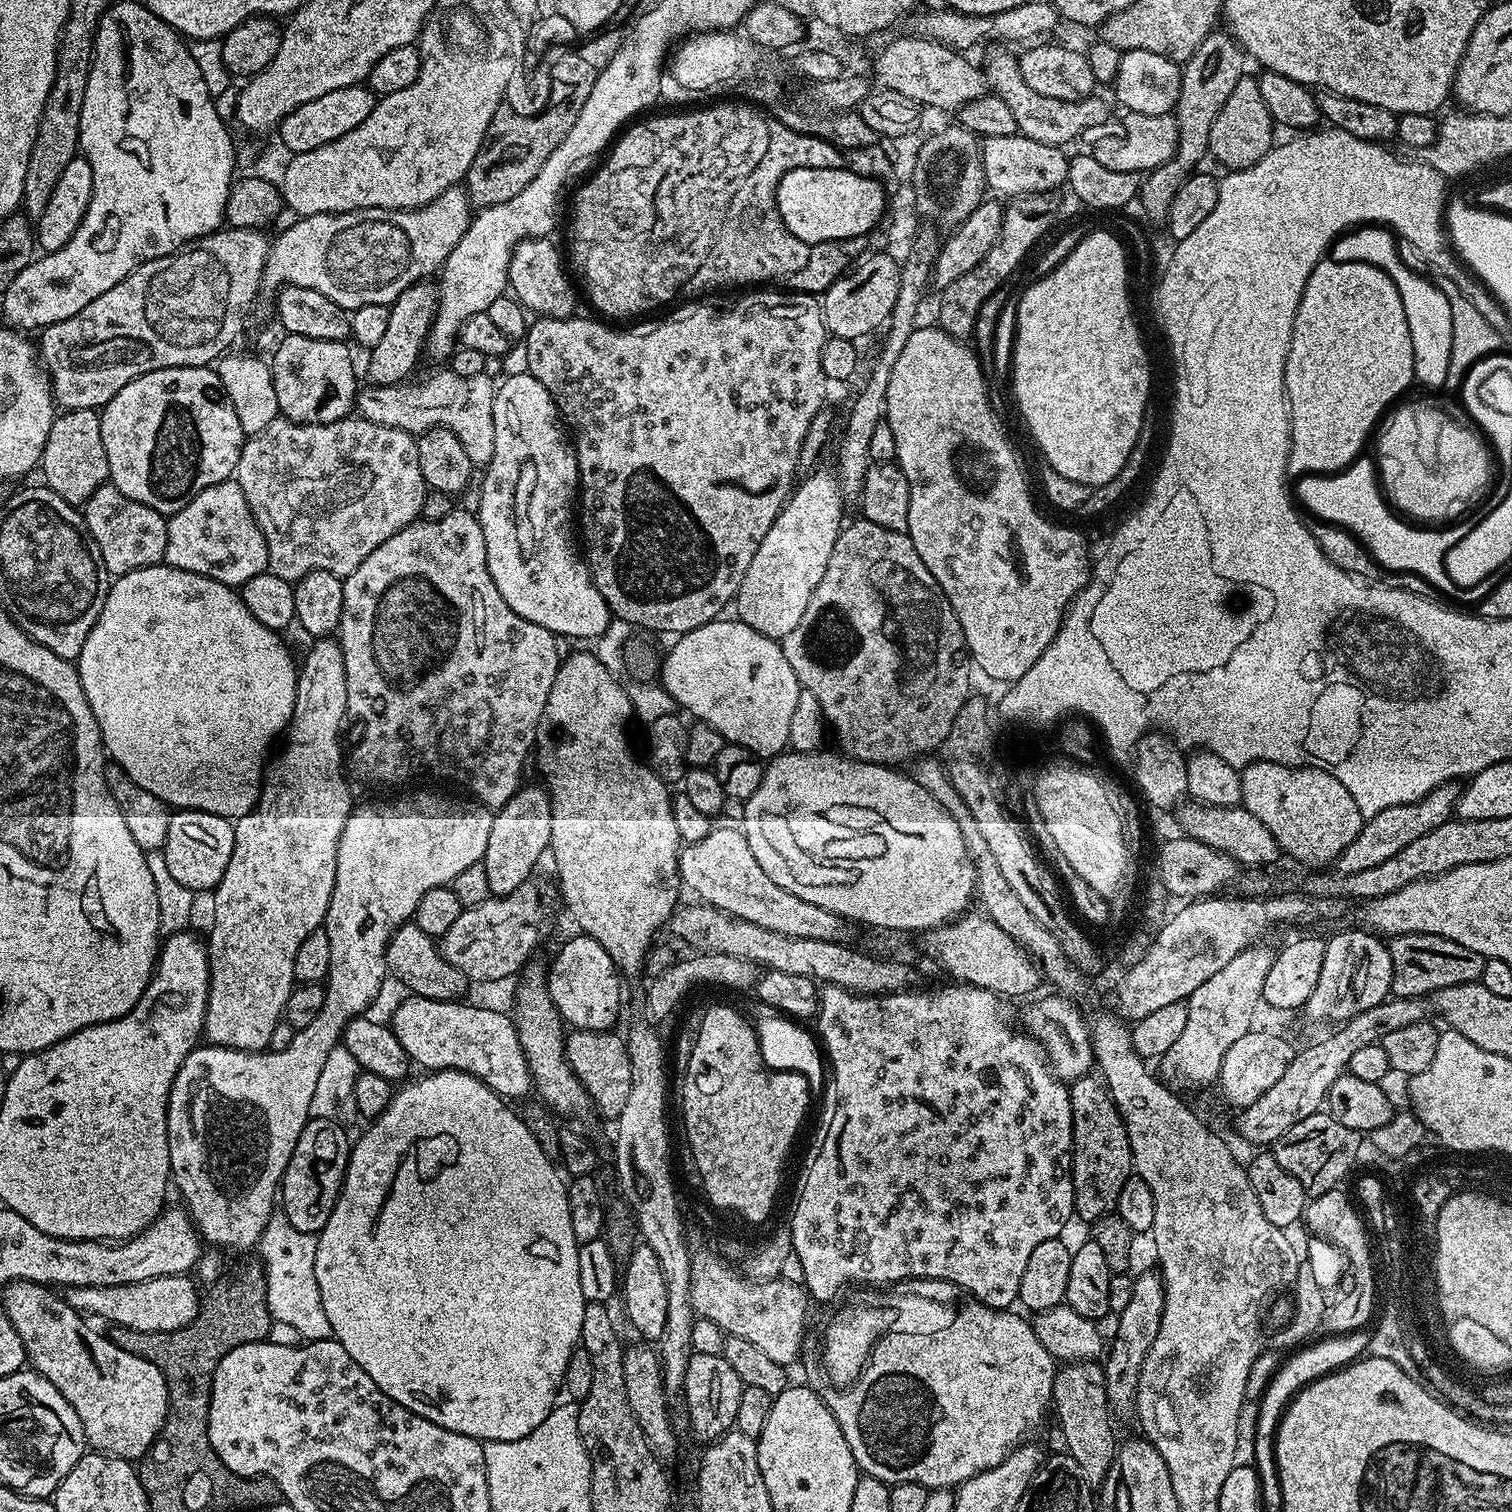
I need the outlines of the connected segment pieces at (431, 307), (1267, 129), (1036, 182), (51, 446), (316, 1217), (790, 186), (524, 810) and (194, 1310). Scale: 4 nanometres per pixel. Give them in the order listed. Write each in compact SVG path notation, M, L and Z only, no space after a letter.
M421 282L411 284L402 294L398 294L396 301L390 305L390 322L386 325L383 337L367 353L368 356L368 380L369 385L381 388L391 384L402 384L409 379L416 358L425 347L428 336L428 327L432 325L432 319L436 313L436 298L438 288L435 283Z
M1246 74L1234 86L1230 93L1230 98L1218 110L1218 118L1214 118L1214 126L1210 126L1210 142L1208 151L1211 159L1217 165L1223 166L1228 170L1239 170L1254 166L1271 148L1274 147L1272 140L1272 128L1274 121L1270 110L1266 110L1266 102L1262 102L1262 90L1260 89L1259 79Z
M1019 134L1006 138L985 136L980 146L984 183L991 191L993 188L994 191L1001 192L996 194L1001 197L1008 196L1007 198L1044 194L1049 191L1047 188L1063 189L1068 179L1069 161L1064 152L1063 147L1034 142L1034 138L1026 138Z
M95 408L61 411L50 426L38 468L44 471L43 483L46 487L73 506L83 506L94 490L109 483L106 446L102 446L100 412Z
M309 1119L294 1146L294 1154L290 1154L290 1162L280 1181L278 1200L282 1213L297 1230L313 1234L321 1232L338 1202L350 1151L350 1136L348 1140L344 1128L343 1123L335 1120Z
M847 166L842 168L798 168L793 167L780 180L775 181L774 203L778 206L778 214L794 234L794 238L802 238L810 246L827 246L837 240L849 240L855 236L868 236L871 228L883 221L886 216L886 196L884 200L884 188L879 184L875 175L863 176L850 171Z
M525 783L500 808L495 809L490 826L490 839L482 863L490 881L492 896L505 896L527 880L533 879L540 855L552 843L552 797L547 787Z
M185 1274L150 1278L146 1282L134 1282L126 1286L69 1288L66 1299L76 1312L89 1317L101 1316L109 1320L112 1326L133 1328L139 1332L173 1332L189 1324L200 1313L202 1296L196 1293L196 1288L197 1281Z

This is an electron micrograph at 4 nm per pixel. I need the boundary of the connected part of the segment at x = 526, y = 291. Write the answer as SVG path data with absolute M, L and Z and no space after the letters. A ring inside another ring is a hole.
M533 238L524 240L516 247L510 258L508 288L511 295L515 296L529 313L535 314L537 317L562 318L563 316L573 315L577 311L576 296L572 293L573 281L566 271L561 249L559 252L551 244L552 242L548 238ZM564 268L566 273L564 273ZM567 275L570 281L568 281Z

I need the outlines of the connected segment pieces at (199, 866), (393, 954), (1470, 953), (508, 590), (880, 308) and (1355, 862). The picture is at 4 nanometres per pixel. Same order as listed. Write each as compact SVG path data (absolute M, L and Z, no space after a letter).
M182 808L172 812L170 830L166 830L163 854L170 874L182 882L193 894L211 893L222 882L226 866L230 866L230 854L234 854L235 823L227 816Z
M415 922L403 924L390 938L386 950L386 962L391 979L405 984L409 988L407 991L413 996L431 1000L459 1001L463 997L460 995L470 987L468 977L454 966L450 966L450 962L440 953L437 941L422 930L418 930Z
M1402 934L1391 937L1388 953L1392 967L1393 997L1428 998L1433 992L1442 990L1446 986L1477 983L1486 959L1474 950L1466 950L1466 946L1458 946L1458 942L1450 938L1434 934Z
M527 370L499 381L494 398L494 452L483 472L478 519L486 542L490 578L494 578L498 594L506 598L506 606L510 606L514 614L526 618L526 622L534 622L558 638L573 636L576 640L592 640L595 636L603 637L614 617L606 606L606 598L598 594L598 586L594 586L574 539L574 505L580 487L576 449L562 427L550 390Z
M884 250L865 255L847 274L834 281L827 292L822 296L822 307L824 310L824 324L828 328L829 336L846 338L847 340L863 341L863 336L876 332L885 327L894 310L894 302L898 302L898 286L900 285L901 263L887 255Z
M1459 783L1443 784L1430 790L1430 794L1418 802L1392 806L1390 810L1382 810L1382 814L1367 817L1362 830L1358 830L1358 838L1354 838L1354 842L1350 842L1350 846L1346 846L1334 862L1334 870L1338 874L1358 874L1361 870L1386 862L1386 858L1394 858L1398 850L1410 846L1410 842L1422 838L1422 834L1430 834L1430 830L1438 830L1438 826L1453 819L1461 791Z

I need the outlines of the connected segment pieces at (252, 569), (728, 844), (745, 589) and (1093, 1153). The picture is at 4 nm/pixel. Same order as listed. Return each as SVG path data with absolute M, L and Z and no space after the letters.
M234 478L218 482L214 486L206 486L182 510L167 517L168 533L166 534L166 554L163 563L178 570L190 570L194 574L202 574L206 578L214 578L214 582L222 582L226 586L239 589L240 585L250 582L254 574L268 571L268 551L266 538L246 502L246 494L242 494L242 486Z
M716 826L706 838L684 844L680 849L680 878L683 887L696 895L693 897L729 912L738 920L754 922L762 930L774 930L790 938L822 938L822 942L834 942L843 941L850 928L849 921L834 914L834 910L814 906L814 902L802 902L798 894L790 894L790 890L782 890L778 882L773 882L766 870L758 866L758 858L750 854L750 846L739 827Z
M832 470L812 472L803 480L804 477L795 485L794 491L784 503L784 509L778 518L774 518L770 530L766 530L766 538L762 538L762 546L758 546L758 551L754 553L734 601L735 615L743 624L777 642L783 641L784 636L790 634L794 626L798 626L802 614L806 614L806 606L810 606L810 598L814 598L814 590L818 590L818 582L822 582L822 574L826 574L830 554L834 554L834 542L838 542L838 534L845 523L846 500L840 490L837 473Z
M1089 1074L1071 1081L1068 1097L1072 1111L1072 1207L1077 1217L1095 1222L1115 1213L1122 1186L1133 1175L1130 1138L1103 1079Z

